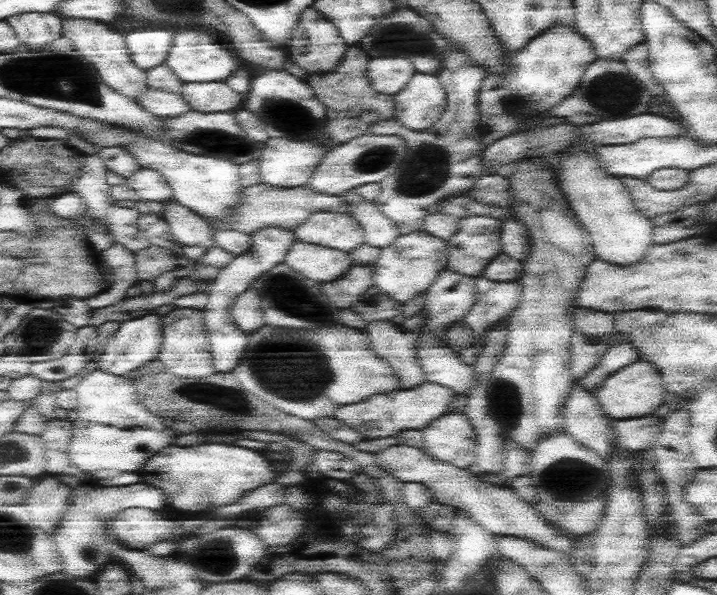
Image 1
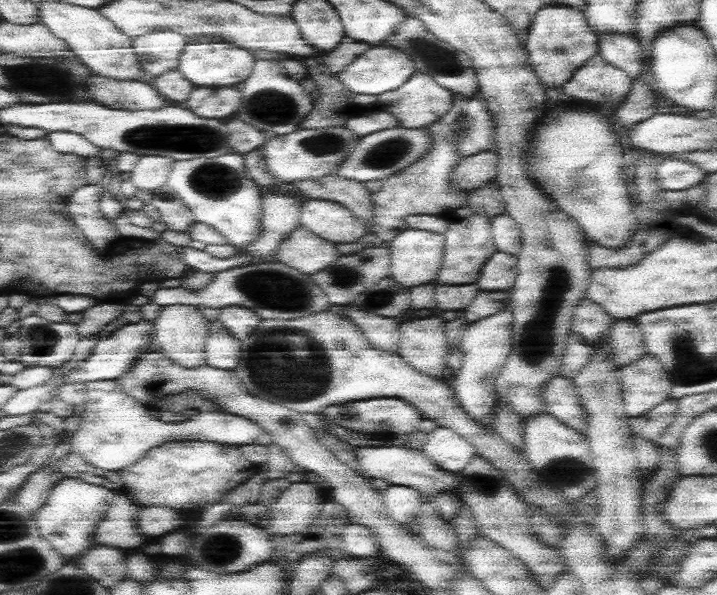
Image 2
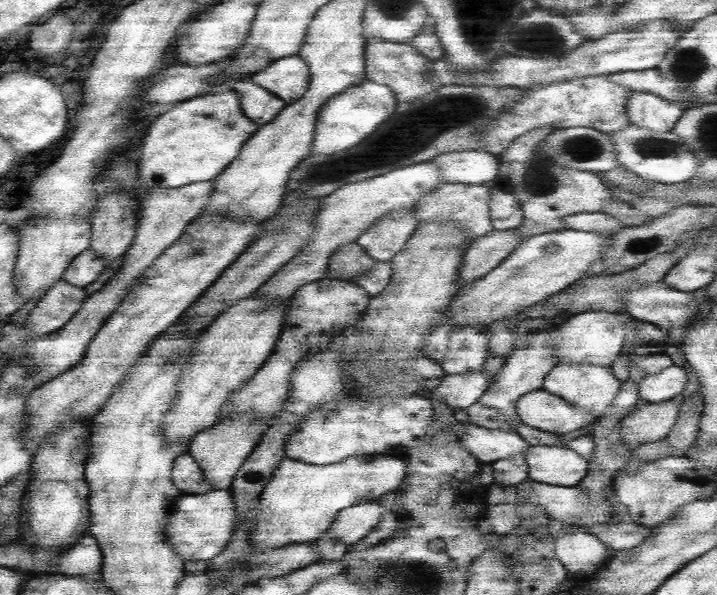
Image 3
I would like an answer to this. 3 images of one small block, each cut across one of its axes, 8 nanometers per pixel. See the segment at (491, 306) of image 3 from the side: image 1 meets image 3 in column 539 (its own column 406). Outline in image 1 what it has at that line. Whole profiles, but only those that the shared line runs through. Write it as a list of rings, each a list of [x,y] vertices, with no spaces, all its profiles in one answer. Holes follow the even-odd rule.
[[[413,232],[399,236],[391,248],[385,248],[381,252],[381,258],[373,264],[375,268],[375,286],[381,290],[381,294],[387,294],[389,298],[407,304],[415,296],[423,296],[441,276],[443,270],[449,268],[451,260],[451,246],[443,238],[431,236],[427,232]]]

